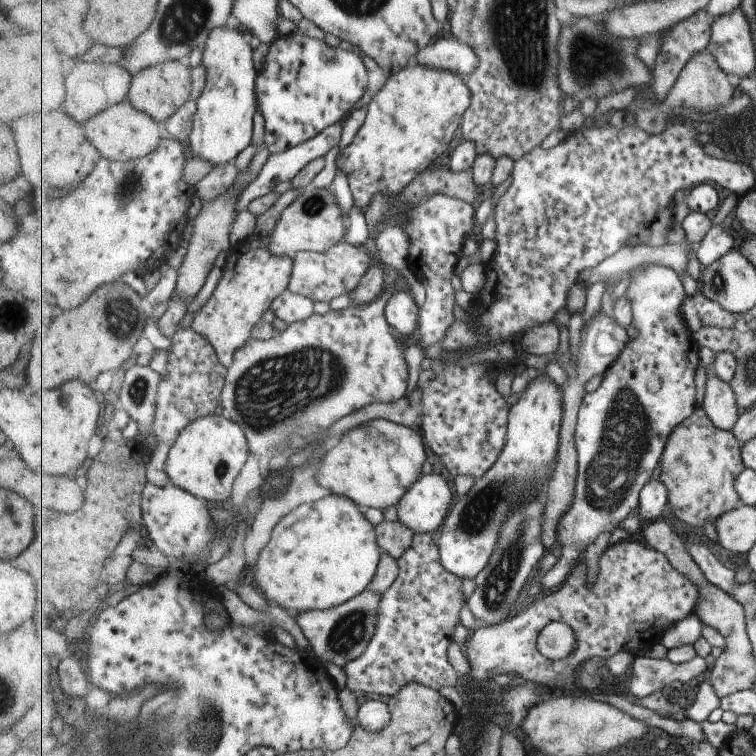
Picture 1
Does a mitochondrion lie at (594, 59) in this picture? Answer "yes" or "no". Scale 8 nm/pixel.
yes

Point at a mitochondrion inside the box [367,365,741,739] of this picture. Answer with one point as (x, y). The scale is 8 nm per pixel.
(624, 437)

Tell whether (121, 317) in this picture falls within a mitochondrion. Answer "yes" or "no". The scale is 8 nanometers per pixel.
yes

